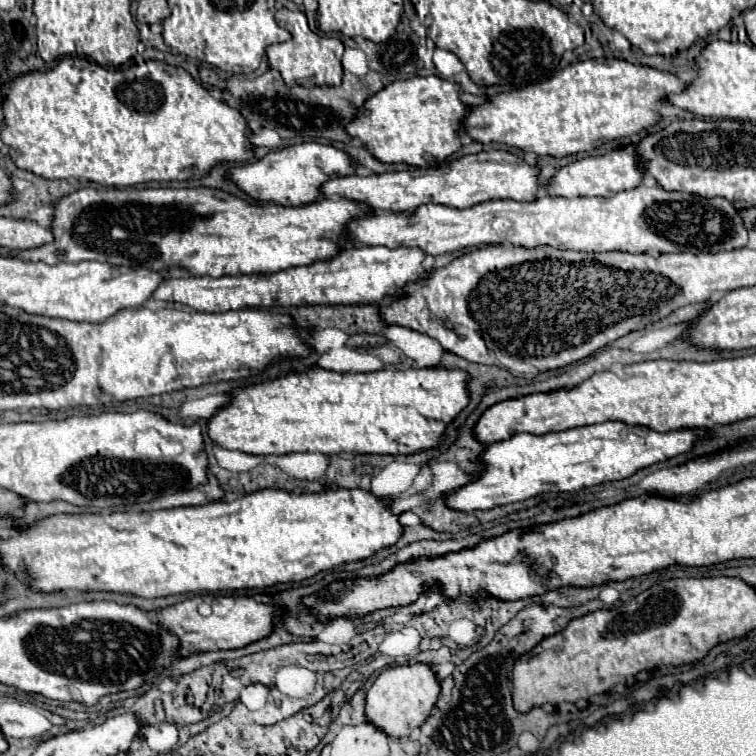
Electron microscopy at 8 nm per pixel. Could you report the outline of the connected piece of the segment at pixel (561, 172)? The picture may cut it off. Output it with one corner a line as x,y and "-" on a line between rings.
628,144
617,148
609,154
601,156
587,156
581,160
575,160
563,168
559,168
551,178
549,186
545,186
549,196
613,196
621,190
629,190
641,184
643,178
643,168
637,166
634,151
636,145

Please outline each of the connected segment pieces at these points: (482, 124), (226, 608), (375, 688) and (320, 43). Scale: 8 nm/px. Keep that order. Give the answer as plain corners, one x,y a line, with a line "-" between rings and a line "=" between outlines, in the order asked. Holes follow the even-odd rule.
585,60
573,62
555,76
547,78
545,82
531,84
519,90
501,92
487,102
471,106
461,120
463,134
469,136
473,142
481,144
507,144
519,148
521,152
535,152
537,156
553,156
563,158
577,152
591,152
593,148
601,146
603,142
631,136
643,128
653,126
659,120
657,110
663,106
663,98
673,92
681,92
685,88
673,74
659,72
649,66
635,66
625,60
=
195,596
189,600
183,600
179,604
167,606
165,610
157,610
157,622
169,630
171,634
177,634
181,650
195,650
195,652
211,652
211,650
229,650
229,648
243,648
255,640
261,640
273,632
271,624
271,612
275,608
269,604
255,602
247,596
-
201,602
207,602
211,606
209,616
201,616
197,606
=
415,662
415,664
405,664
405,666
391,666
383,670
373,682
373,686
369,688
365,714
371,724
379,726
389,736
403,738
413,728
419,728
425,722
425,718
435,708
439,694
441,694
441,684
429,664
=
281,8
275,12
275,20
281,28
291,32
291,40
281,42
281,44
271,44
267,48
267,58
271,68
279,70
287,86
325,86
333,84
339,86
343,78
343,66
341,66
341,56
343,56
343,42
335,36
321,36
315,34
303,12
291,12
287,8

